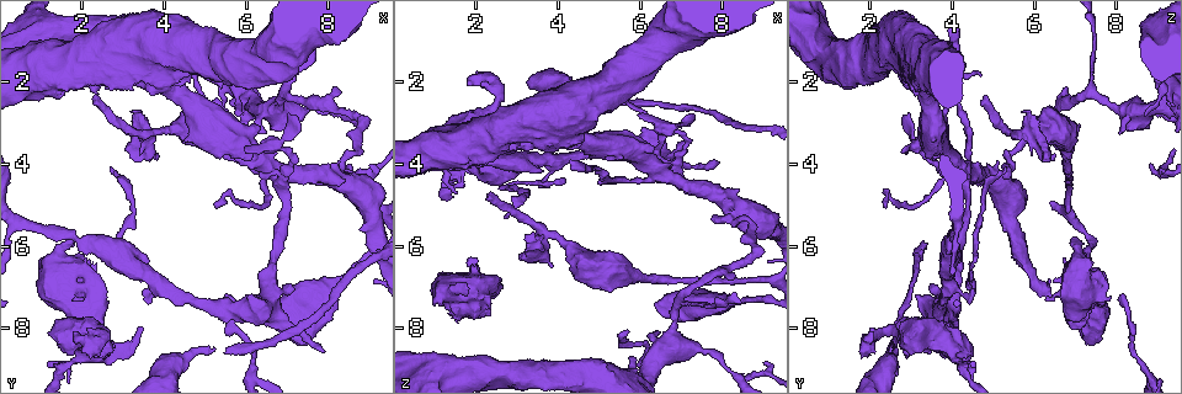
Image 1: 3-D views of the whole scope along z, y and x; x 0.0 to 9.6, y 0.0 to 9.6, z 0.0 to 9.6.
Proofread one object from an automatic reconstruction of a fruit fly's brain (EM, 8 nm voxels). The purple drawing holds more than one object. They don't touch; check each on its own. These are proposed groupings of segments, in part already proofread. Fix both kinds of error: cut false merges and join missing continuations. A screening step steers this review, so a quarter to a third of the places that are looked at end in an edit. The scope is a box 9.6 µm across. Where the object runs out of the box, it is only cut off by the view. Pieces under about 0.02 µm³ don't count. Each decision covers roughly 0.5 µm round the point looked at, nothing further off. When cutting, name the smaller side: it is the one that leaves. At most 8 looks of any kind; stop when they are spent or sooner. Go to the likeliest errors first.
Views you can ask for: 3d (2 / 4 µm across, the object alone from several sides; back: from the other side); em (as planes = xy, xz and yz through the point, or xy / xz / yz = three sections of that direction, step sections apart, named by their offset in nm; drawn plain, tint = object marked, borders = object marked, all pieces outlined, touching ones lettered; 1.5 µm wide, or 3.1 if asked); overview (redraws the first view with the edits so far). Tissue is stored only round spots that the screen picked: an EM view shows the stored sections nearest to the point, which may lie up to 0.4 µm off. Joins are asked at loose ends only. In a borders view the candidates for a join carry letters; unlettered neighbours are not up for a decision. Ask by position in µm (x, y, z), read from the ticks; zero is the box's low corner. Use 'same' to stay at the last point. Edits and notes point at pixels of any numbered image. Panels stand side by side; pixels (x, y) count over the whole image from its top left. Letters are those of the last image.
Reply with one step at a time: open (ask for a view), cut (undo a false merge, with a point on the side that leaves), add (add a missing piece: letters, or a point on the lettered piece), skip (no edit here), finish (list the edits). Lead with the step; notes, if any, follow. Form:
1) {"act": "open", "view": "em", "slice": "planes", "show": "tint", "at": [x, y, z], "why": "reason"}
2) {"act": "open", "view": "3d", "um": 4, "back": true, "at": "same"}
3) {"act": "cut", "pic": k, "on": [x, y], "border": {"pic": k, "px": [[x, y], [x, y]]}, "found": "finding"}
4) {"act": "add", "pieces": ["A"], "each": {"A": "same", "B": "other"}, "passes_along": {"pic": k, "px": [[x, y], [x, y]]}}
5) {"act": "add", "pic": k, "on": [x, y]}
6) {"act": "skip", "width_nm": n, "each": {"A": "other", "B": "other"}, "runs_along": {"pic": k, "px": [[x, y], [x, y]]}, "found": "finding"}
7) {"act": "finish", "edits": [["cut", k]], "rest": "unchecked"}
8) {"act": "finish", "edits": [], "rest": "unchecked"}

{"act": "open", "view": "3d", "um": 2, "at": [2.35, 2.35, 4.80], "why": "free end"}

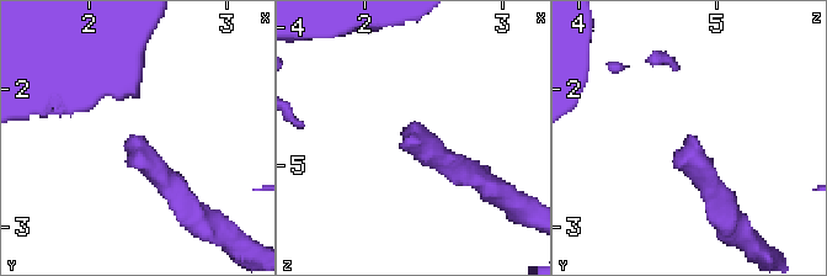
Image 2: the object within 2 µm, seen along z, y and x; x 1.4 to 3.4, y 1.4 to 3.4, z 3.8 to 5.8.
{"act": "open", "view": "em", "slice": "xy", "step": 8, "show": "tint", "at": [2.32, 2.36, 4.78]}

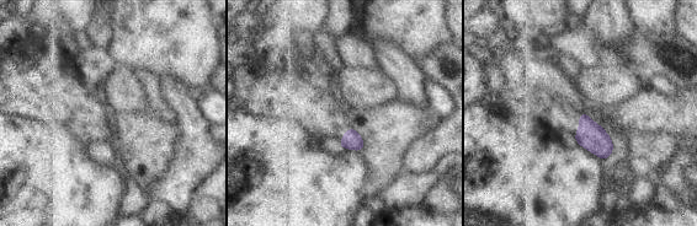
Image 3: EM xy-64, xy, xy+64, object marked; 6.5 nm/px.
{"act": "open", "view": "em", "slice": "planes", "show": "borders", "at": "same"}

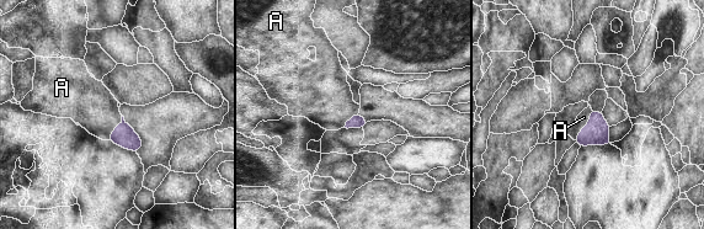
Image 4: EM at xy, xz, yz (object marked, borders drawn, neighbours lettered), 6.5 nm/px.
{"act": "add", "pieces": ["A"], "longest_contact_nm": ["A", 240], "each": {"A": "same"}, "found": "the neuron continues"}

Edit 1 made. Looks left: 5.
{"act": "open", "view": "em", "slice": "planes", "show": "borders", "at": [5.65, 7.30, 8.10], "why": "an open end"}

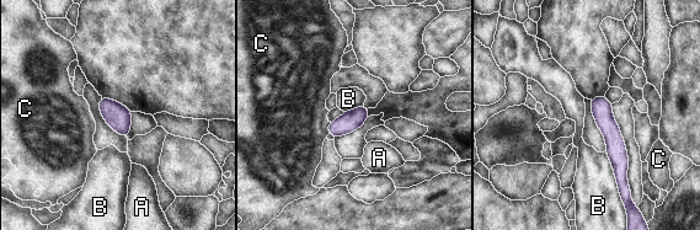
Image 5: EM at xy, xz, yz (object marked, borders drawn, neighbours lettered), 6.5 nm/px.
{"act": "skip", "each": {"A": "other", "B": "other", "C": "other"}, "runs_along": {"pic": 5, "px": [[596, 100], [615, 143], [620, 180]]}, "found": "no lettered piece goes on from it"}

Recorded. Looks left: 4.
{"act": "finish", "edits": [["add", 4]], "rest": "unchecked"}

